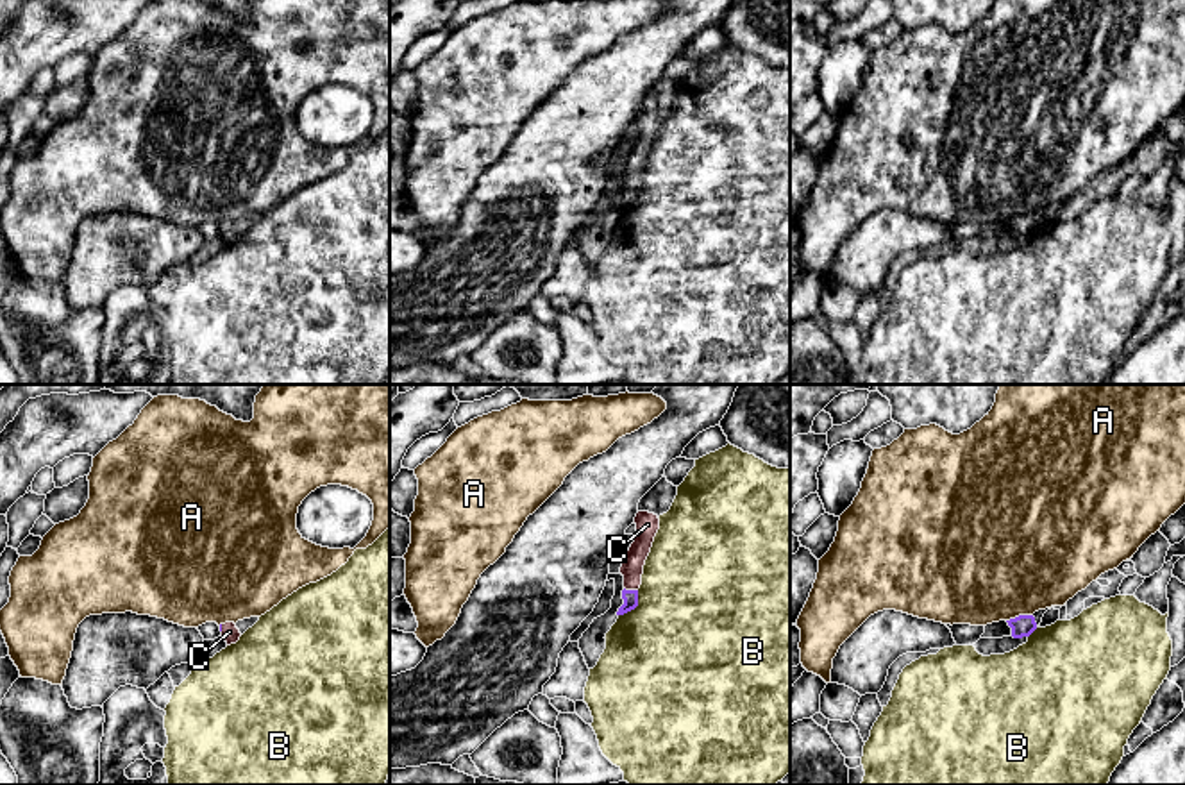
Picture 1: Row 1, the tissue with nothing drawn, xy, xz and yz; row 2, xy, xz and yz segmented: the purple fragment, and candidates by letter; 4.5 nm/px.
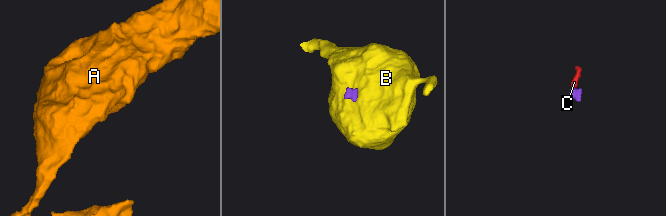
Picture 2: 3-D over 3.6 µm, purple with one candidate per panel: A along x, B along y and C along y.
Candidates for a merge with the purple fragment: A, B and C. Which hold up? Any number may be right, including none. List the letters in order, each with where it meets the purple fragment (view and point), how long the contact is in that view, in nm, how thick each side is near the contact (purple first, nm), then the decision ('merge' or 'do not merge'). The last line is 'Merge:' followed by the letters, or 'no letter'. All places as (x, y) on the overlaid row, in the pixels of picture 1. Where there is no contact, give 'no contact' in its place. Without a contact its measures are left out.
A: meets purple in yz at (1019, 616); contact 120 nm long; 100 nm thick on the purple side, 500 nm on the other; do not merge
B: meets purple in xz at (635, 607); contact 150 nm long; 70 nm thick on the purple side, 500 nm on the other; do not merge
C: meets purple in xz at (631, 590); contact 70 nm long; 70 nm thick on the purple side, 100 nm on the other; merge
Merge: C

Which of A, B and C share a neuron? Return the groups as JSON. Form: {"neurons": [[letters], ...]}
{"neurons": [["A"], ["B"], ["C"]]}

